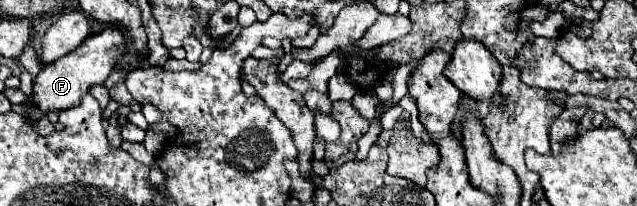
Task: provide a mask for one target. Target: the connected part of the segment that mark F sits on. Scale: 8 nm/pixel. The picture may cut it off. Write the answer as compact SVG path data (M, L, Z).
M104 29L98 35L90 35L80 47L76 47L76 51L70 51L56 63L44 65L34 79L32 97L22 103L26 117L30 121L38 121L42 115L60 113L68 107L76 107L92 85L104 83L108 79L108 75L116 65L116 59L122 53L124 53L124 35L116 29Z

